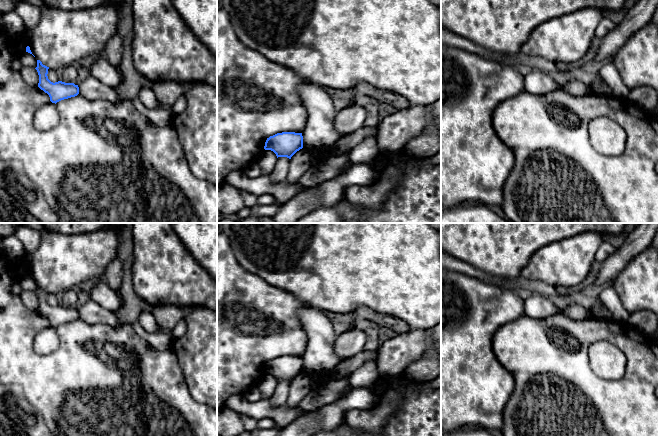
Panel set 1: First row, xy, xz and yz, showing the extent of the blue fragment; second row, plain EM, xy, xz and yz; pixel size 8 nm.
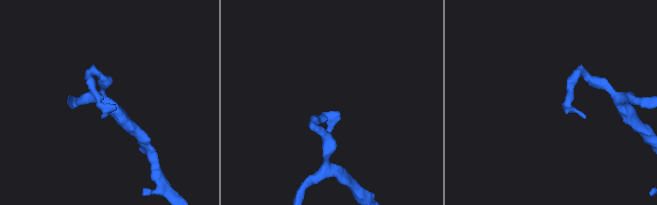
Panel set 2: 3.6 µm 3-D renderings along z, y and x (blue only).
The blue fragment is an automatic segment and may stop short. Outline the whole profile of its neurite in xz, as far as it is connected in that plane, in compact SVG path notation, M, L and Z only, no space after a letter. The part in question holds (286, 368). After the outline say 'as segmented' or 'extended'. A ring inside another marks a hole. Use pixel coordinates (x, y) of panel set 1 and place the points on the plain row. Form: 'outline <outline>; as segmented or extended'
outline M282 356L267 362L264 373L273 375L278 381L291 381L303 372L302 357Z; as segmented

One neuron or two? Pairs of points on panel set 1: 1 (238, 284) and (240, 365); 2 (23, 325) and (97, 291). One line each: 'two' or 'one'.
1: one
2: two

